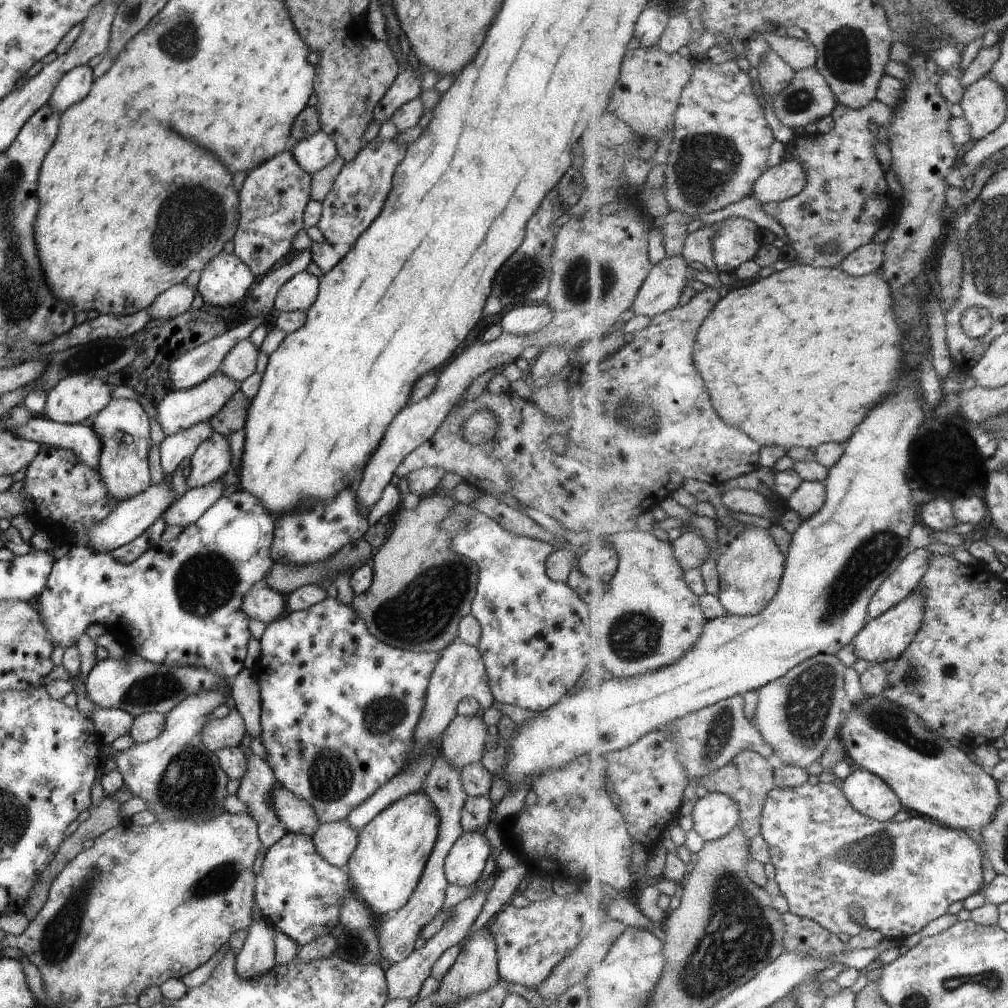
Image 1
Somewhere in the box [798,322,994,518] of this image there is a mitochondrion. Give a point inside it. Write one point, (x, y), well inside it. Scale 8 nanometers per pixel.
(968, 438)

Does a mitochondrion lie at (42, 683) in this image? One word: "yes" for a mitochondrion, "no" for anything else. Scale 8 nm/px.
no

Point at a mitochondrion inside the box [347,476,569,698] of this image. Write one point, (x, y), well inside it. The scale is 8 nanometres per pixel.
(425, 609)

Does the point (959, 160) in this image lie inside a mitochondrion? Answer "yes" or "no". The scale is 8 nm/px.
no

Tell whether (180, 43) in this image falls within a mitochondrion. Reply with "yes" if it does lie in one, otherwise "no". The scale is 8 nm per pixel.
yes

